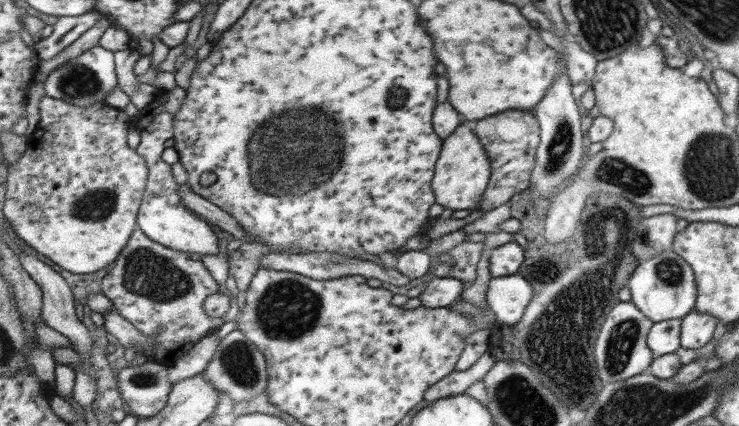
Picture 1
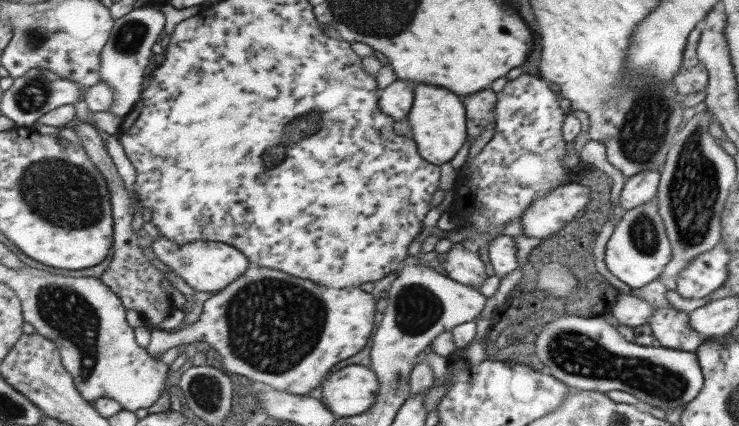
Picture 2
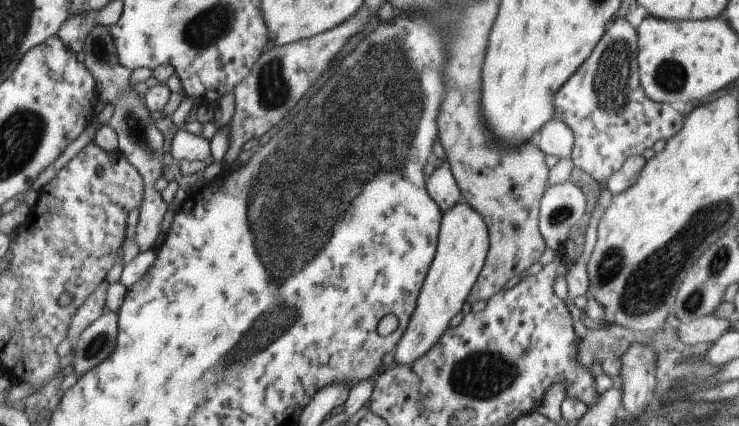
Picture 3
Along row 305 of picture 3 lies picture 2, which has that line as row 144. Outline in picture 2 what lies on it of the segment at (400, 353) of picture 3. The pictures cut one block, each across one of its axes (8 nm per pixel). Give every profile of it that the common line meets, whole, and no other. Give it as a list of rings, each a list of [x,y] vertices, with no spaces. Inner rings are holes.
[[[417,84],[413,88],[413,100],[409,113],[405,118],[409,124],[411,137],[415,143],[417,153],[421,158],[434,165],[449,162],[457,150],[463,146],[467,136],[465,127],[465,112],[459,96],[451,94],[449,90],[441,90],[435,86]]]

